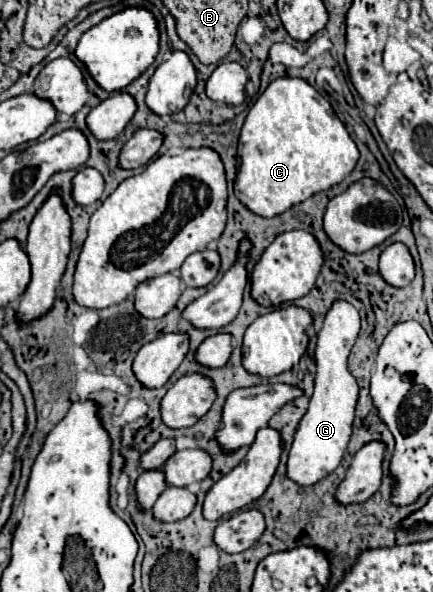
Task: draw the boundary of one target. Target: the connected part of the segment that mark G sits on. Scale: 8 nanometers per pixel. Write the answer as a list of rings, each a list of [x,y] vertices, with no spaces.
[[[336,300],[326,314],[324,326],[318,334],[316,344],[316,386],[310,400],[308,412],[300,420],[300,426],[294,436],[292,450],[288,454],[288,478],[300,486],[318,484],[324,476],[332,474],[346,452],[346,446],[352,436],[352,420],[358,402],[358,384],[352,372],[348,370],[348,354],[360,332],[358,310],[344,302]]]

